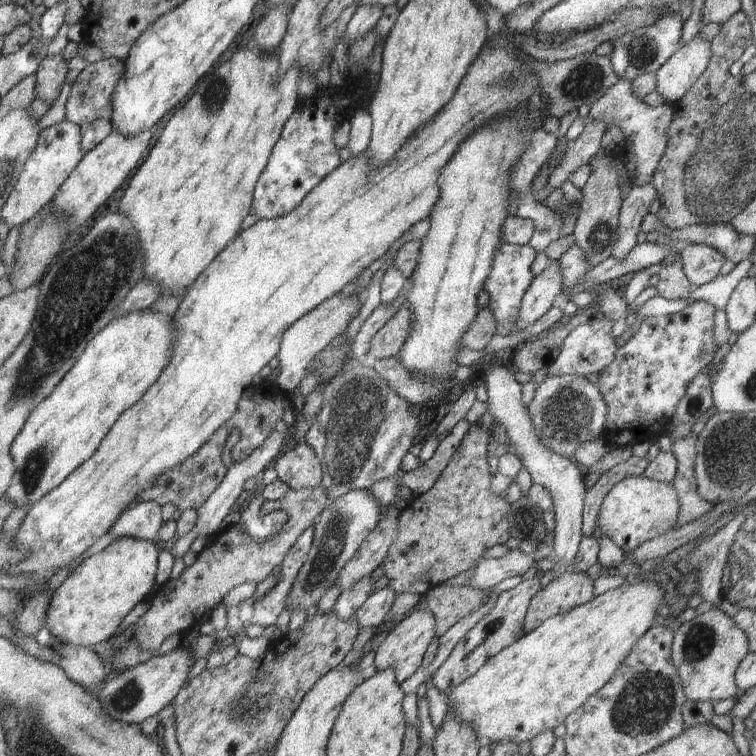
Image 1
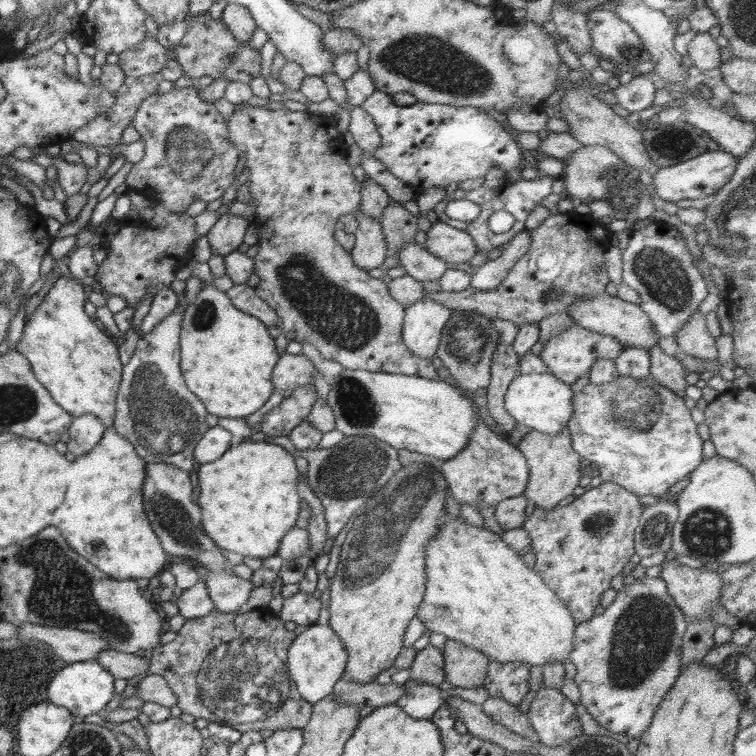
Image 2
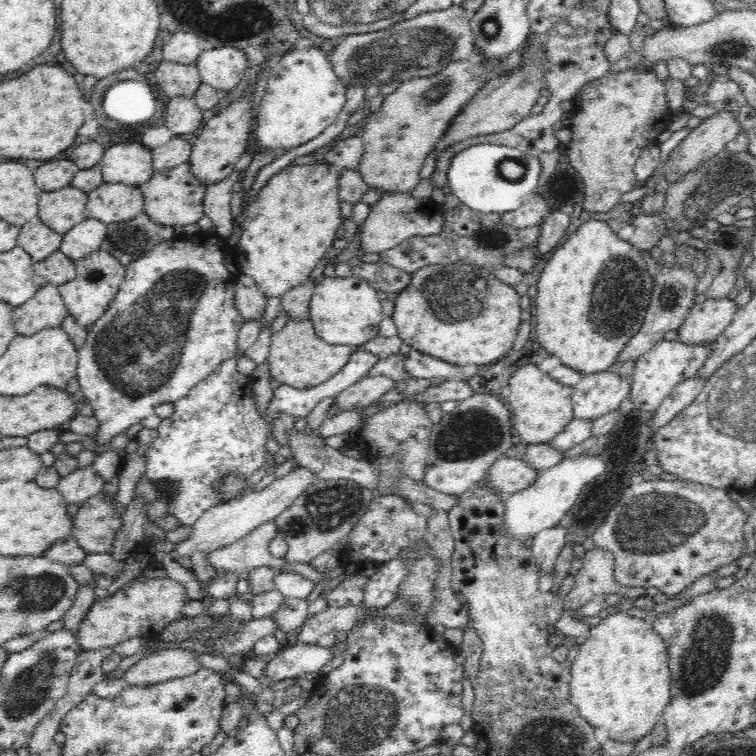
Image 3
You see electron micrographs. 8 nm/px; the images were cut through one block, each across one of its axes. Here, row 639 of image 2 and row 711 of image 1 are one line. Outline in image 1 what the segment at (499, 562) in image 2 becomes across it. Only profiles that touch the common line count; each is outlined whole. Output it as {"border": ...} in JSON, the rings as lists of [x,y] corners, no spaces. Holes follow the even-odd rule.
{"border":[[[644,580],[636,584],[626,584],[610,590],[602,595],[596,595],[592,601],[589,601],[583,606],[574,608],[568,613],[560,614],[551,617],[546,620],[541,626],[538,626],[536,630],[530,633],[526,633],[517,642],[514,642],[511,646],[504,648],[500,653],[497,653],[493,658],[490,658],[473,676],[466,678],[461,684],[455,687],[450,687],[445,693],[448,697],[448,707],[456,721],[461,721],[473,731],[473,734],[478,740],[478,744],[490,744],[490,743],[515,743],[520,745],[524,741],[532,741],[537,735],[540,735],[545,731],[553,731],[556,727],[564,725],[566,718],[579,710],[586,700],[597,691],[600,691],[602,686],[605,686],[616,673],[621,661],[630,653],[630,650],[639,642],[639,639],[651,628],[650,624],[654,618],[658,615],[656,609],[658,605],[663,601],[664,590],[660,588],[654,580]]]}

